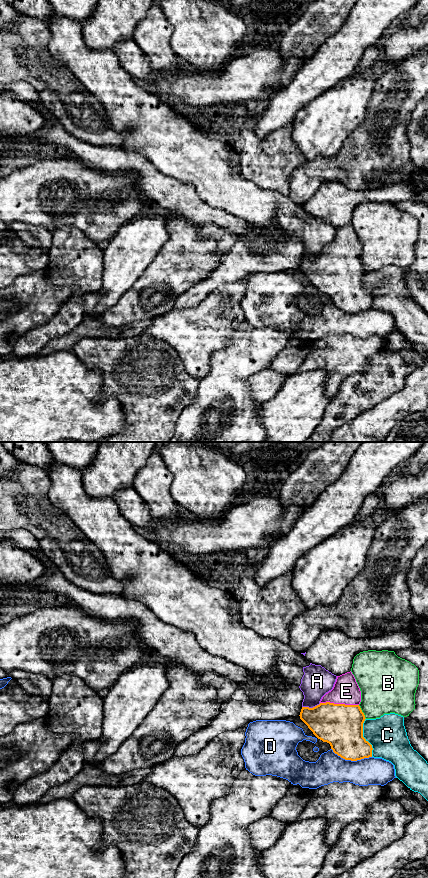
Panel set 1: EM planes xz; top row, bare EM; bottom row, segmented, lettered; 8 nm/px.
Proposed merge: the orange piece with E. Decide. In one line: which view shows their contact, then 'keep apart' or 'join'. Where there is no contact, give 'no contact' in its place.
xz | join

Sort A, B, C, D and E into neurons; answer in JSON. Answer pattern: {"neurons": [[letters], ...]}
{"neurons": [["A"], ["B"], ["C"], ["D"], ["E"]]}

